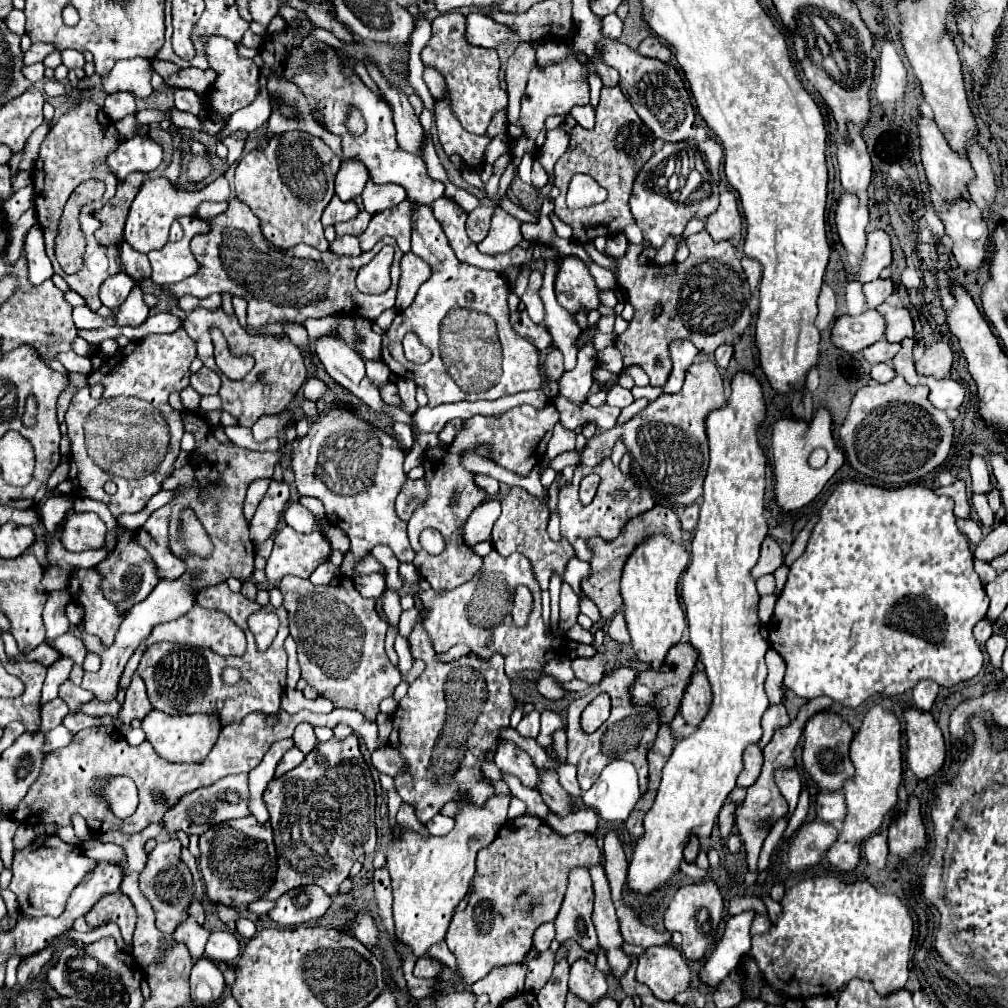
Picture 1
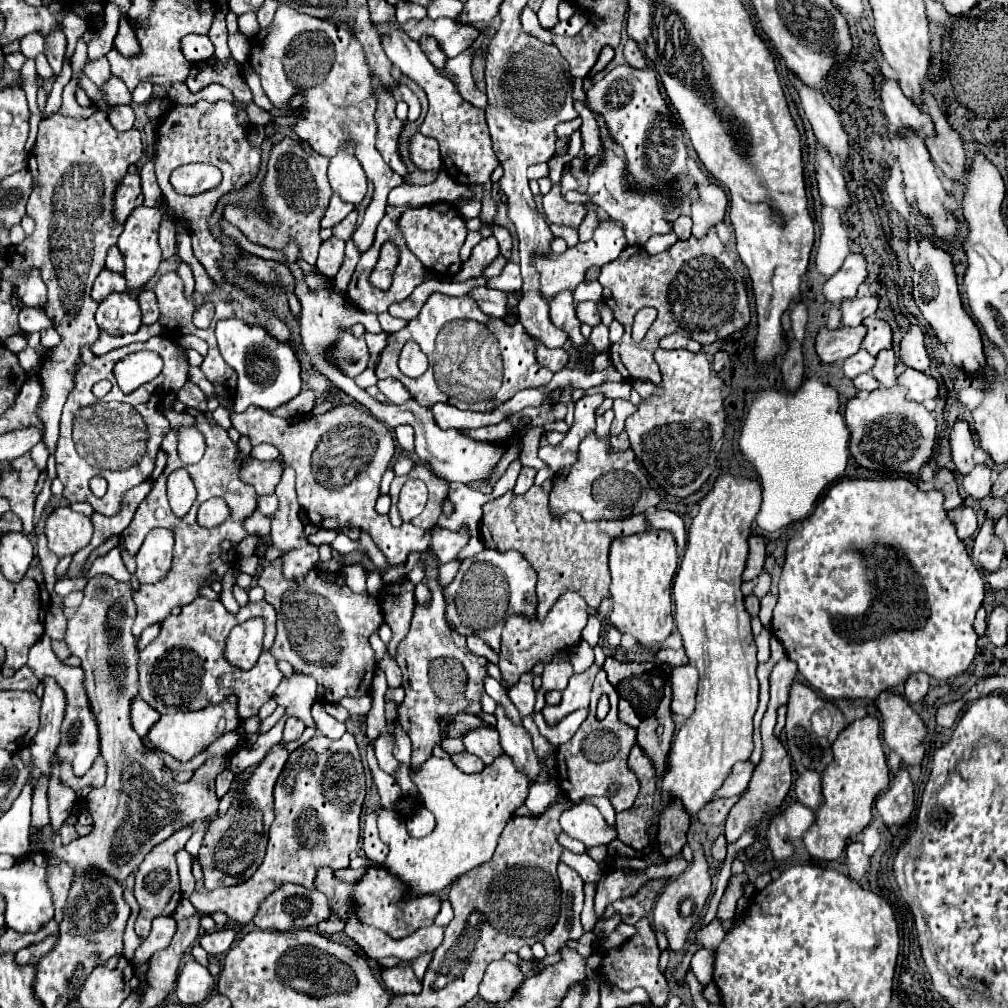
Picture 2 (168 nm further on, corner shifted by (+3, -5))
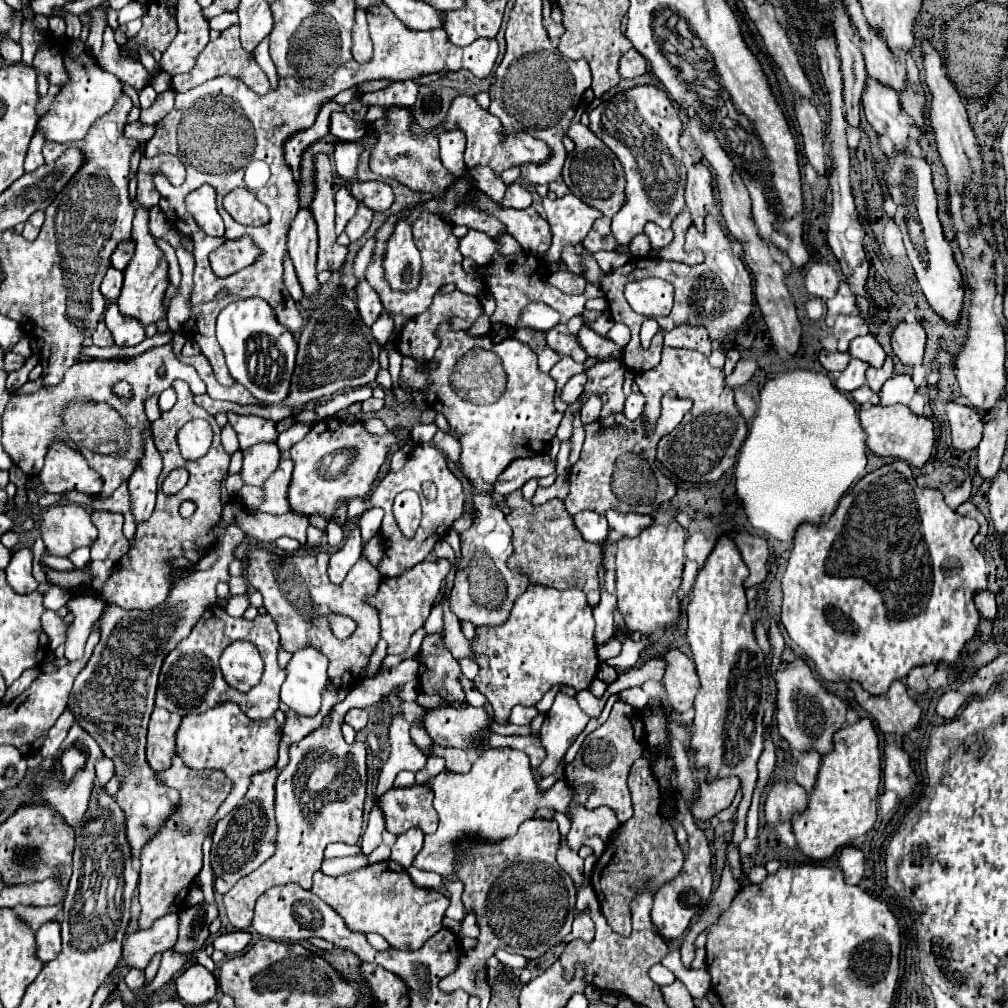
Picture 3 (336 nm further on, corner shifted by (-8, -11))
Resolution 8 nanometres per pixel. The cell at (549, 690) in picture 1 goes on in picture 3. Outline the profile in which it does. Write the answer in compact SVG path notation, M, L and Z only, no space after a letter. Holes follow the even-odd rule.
M557 693L555 703L547 711L541 727L541 745L547 753L543 763L535 769L541 779L549 775L563 779L563 757L587 723L589 715L581 711L579 703L565 693Z

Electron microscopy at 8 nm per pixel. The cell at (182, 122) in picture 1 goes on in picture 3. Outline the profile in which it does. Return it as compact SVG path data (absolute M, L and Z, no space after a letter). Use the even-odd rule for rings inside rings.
M69 41L61 45L61 51L69 81L59 87L61 89L59 95L53 99L49 111L37 123L37 129L43 133L45 141L55 141L55 143L81 141L87 135L91 121L95 121L99 115L105 115L115 105L115 99L119 99L119 95L123 93L121 81L115 75L103 71L89 51L83 51L81 55L75 57L65 51L67 45Z

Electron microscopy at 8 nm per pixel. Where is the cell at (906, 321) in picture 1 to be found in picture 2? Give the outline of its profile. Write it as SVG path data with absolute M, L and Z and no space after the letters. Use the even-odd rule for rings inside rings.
M872 315L872 317L866 317L864 325L868 327L868 333L864 337L864 349L868 353L876 357L882 349L892 347L892 327L886 321Z

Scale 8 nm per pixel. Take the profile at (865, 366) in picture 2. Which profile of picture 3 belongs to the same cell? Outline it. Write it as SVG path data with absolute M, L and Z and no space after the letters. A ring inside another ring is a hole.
M851 359L849 365L841 371L839 379L835 381L835 387L843 393L845 391L855 391L857 387L865 385L865 379L863 379L865 371L867 371L867 363L859 363L859 359Z

